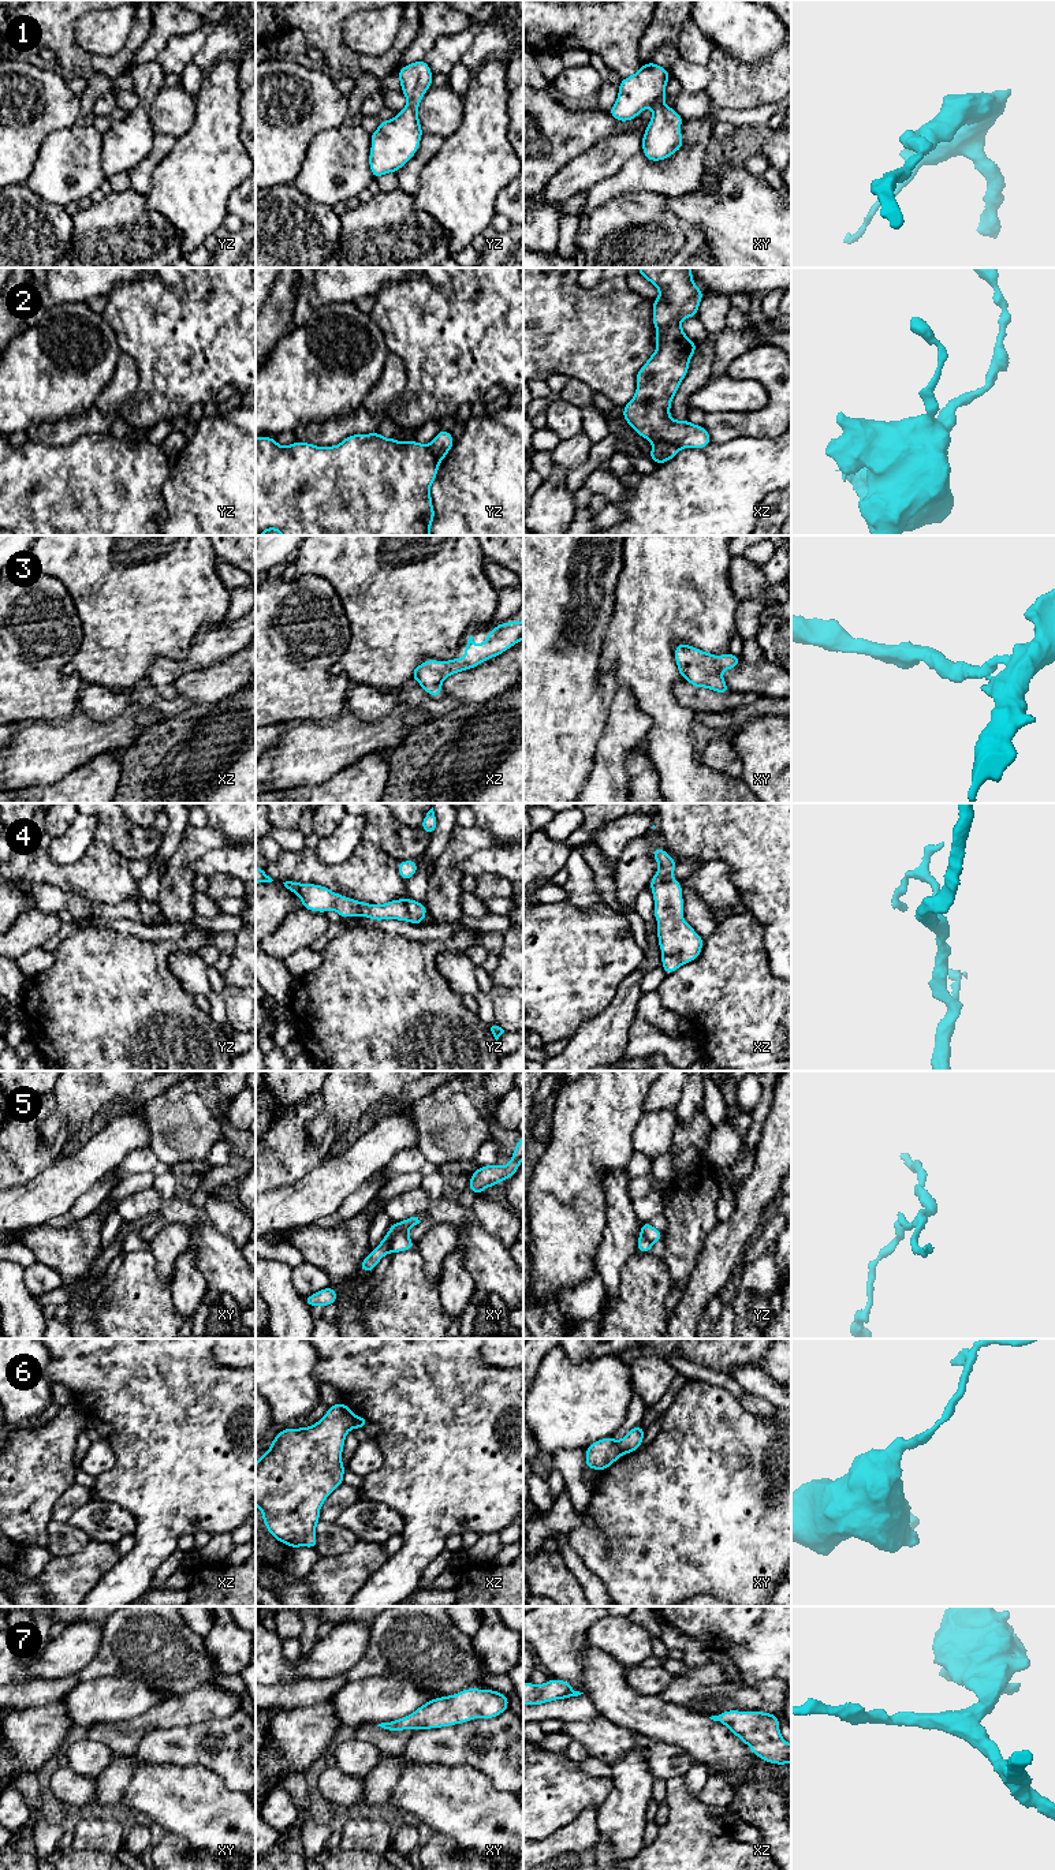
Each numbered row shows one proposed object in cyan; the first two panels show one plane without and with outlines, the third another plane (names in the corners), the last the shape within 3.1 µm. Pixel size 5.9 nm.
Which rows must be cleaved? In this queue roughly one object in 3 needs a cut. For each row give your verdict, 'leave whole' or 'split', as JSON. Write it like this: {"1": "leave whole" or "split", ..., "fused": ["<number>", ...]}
{"1": "leave whole", "2": "split", "3": "leave whole", "4": "leave whole", "5": "split", "6": "split", "7": "leave whole", "fused": ["2", "5", "6"]}

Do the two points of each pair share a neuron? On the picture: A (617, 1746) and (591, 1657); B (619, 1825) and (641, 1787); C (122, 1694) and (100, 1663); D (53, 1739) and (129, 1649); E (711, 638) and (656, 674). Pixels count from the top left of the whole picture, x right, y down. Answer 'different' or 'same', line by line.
A: different
B: same
C: different
D: different
E: same

